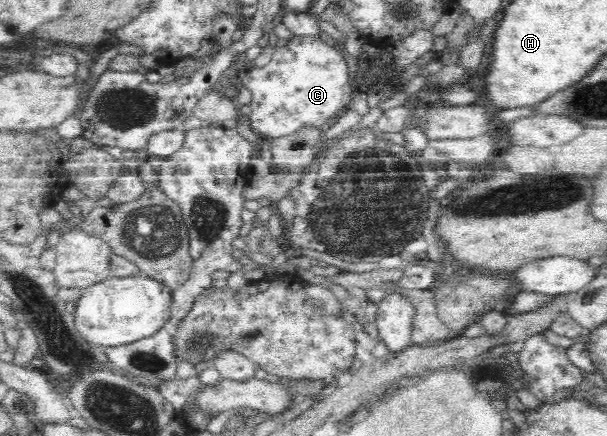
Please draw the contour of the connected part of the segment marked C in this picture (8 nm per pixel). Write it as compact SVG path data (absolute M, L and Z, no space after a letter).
M290 35L286 46L276 48L264 67L246 68L240 86L248 88L253 96L250 114L244 120L264 140L292 134L304 124L326 126L340 110L352 104L355 87L340 51L318 37L294 35Z

